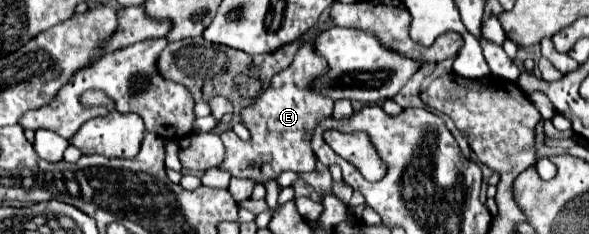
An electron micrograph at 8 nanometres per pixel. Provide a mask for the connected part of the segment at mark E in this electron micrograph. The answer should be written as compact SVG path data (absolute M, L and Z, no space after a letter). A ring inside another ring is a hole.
M314 38L304 40L294 56L292 66L276 74L258 102L242 112L242 122L250 130L252 138L244 142L232 130L220 134L226 146L226 158L218 164L218 168L226 170L232 178L248 178L256 184L266 184L284 170L312 172L316 166L316 156L310 148L312 130L322 118L330 116L334 108L332 98L326 98L314 90L314 82L322 78L324 72L326 60L314 50Z

